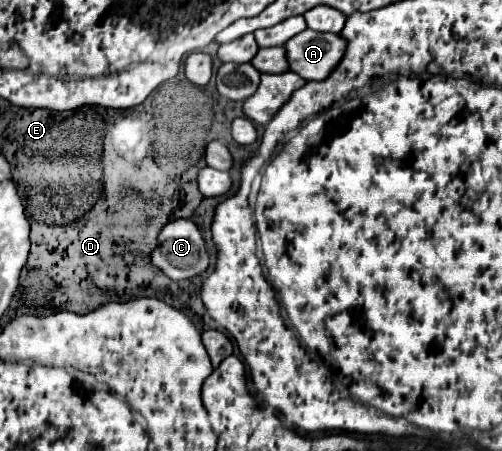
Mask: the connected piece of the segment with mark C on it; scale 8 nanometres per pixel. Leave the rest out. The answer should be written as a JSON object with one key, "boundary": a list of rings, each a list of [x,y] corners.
{"boundary":[[[173,220],[163,226],[151,262],[175,282],[205,272],[209,268],[209,252],[195,222]]]}

